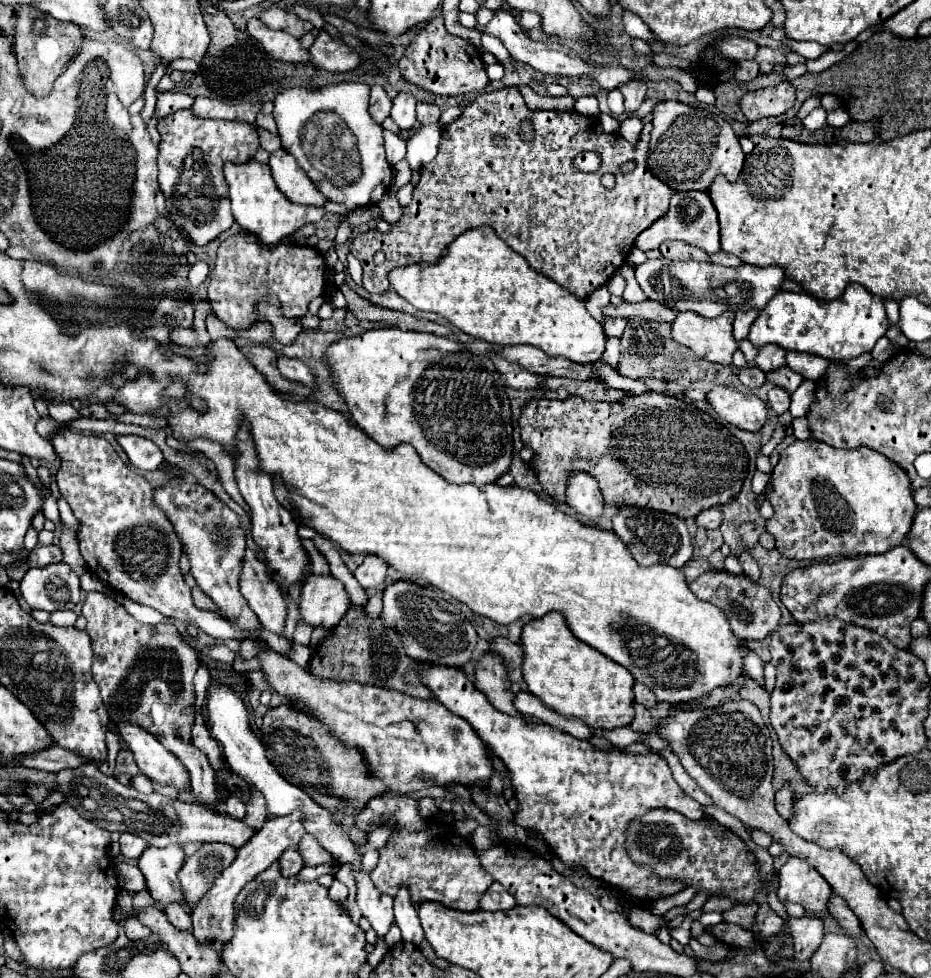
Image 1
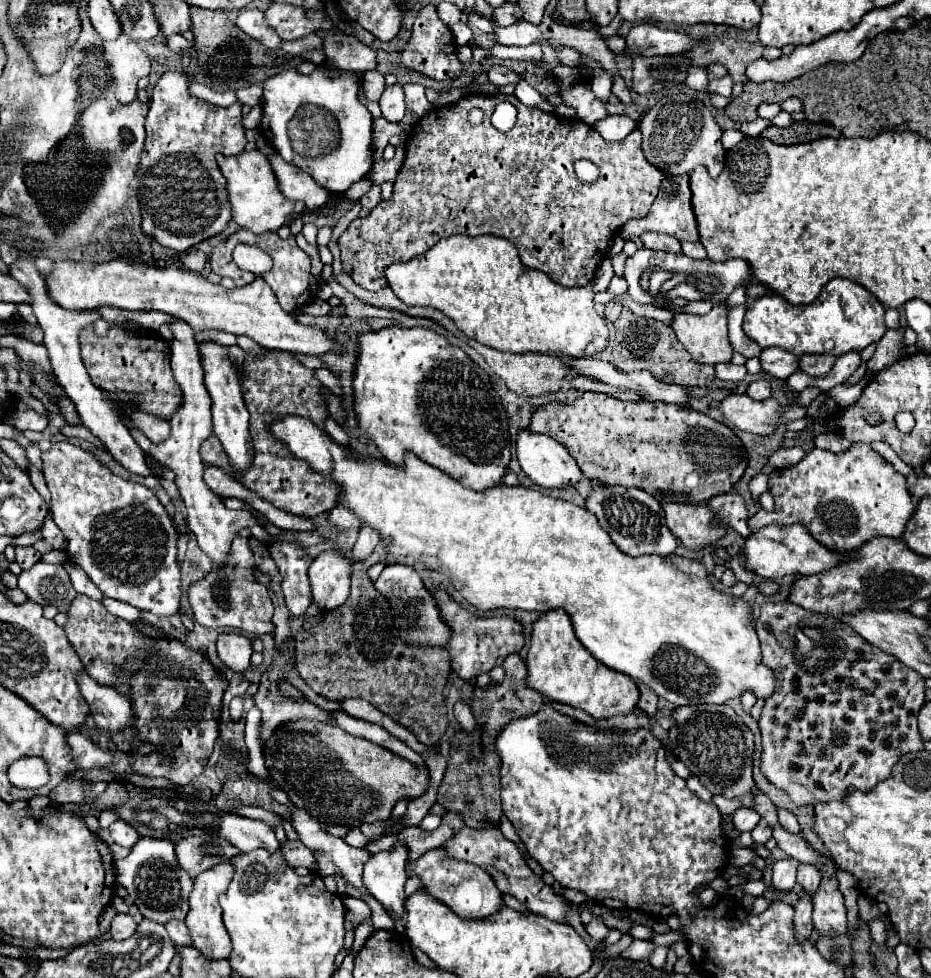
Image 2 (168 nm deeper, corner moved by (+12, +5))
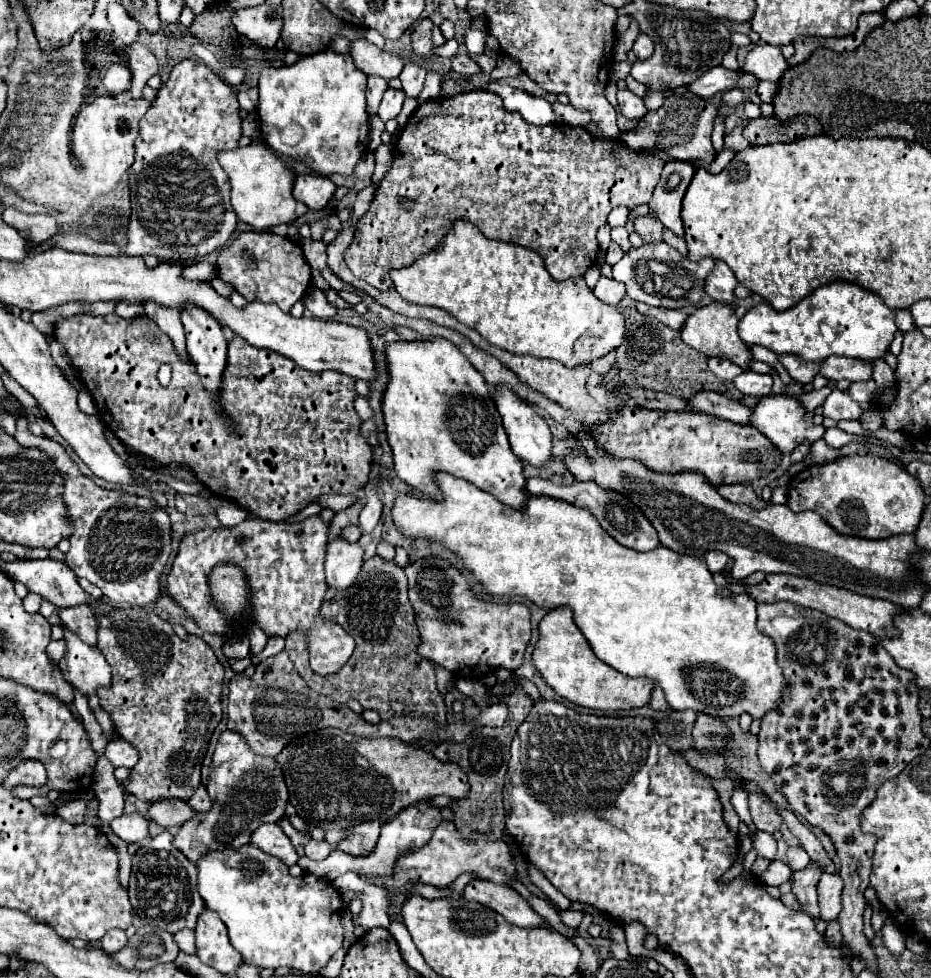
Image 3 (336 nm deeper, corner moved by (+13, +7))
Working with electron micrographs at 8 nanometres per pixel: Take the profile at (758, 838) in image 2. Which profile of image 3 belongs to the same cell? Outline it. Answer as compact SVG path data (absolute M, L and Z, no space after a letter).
M752 793L748 797L748 803L750 803L750 813L752 813L752 823L758 829L762 829L766 833L774 833L774 831L780 829L782 817L774 811L774 807L766 799Z

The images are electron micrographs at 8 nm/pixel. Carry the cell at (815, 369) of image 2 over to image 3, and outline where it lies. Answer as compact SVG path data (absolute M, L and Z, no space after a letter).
M832 355L820 363L820 375L830 381L840 381L840 379L866 381L866 379L872 379L872 365L852 357Z

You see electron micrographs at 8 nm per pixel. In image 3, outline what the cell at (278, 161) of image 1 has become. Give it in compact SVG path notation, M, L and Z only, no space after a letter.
M296 175L294 177L294 189L292 189L294 197L302 203L308 205L308 209L322 209L330 197L336 193L336 185L326 179L326 177L318 177L318 175Z

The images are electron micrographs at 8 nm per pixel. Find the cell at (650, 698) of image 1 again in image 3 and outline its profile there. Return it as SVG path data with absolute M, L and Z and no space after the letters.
M654 685L654 689L652 689L652 697L650 697L648 707L652 707L654 711L666 711L668 709L666 699L664 699L664 693L662 693L662 689L658 685Z

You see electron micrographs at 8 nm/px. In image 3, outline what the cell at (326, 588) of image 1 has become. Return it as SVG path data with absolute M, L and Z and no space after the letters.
M334 539L332 543L328 543L324 559L324 575L328 589L348 589L362 567L362 555L364 553L358 543L346 543L342 539Z

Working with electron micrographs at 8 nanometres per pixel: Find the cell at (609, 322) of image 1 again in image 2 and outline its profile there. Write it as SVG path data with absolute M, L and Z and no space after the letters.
M611 299L611 301L605 305L605 319L607 319L609 323L613 323L613 321L619 317L621 309L623 309L623 305L621 305L617 299Z

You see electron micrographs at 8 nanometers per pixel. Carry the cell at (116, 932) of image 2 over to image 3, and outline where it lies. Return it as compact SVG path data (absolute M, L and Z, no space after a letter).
M110 929L102 937L102 949L106 953L114 953L114 951L122 949L124 945L126 945L126 933L124 933L124 929Z

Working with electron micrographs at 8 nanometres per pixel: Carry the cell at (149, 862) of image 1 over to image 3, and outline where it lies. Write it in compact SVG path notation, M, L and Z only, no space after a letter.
M168 831L160 833L150 841L148 847L140 847L132 855L132 875L130 875L130 903L134 913L148 925L176 933L184 927L194 929L198 913L204 909L204 901L198 893L198 869L178 849L172 845L172 835Z

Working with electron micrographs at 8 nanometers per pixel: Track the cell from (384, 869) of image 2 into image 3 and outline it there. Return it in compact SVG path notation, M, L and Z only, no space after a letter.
M420 801L418 805L410 805L406 807L394 821L386 823L382 827L382 833L380 833L380 839L378 839L378 845L374 847L374 851L366 857L350 857L348 853L336 853L332 851L326 859L322 861L310 861L305 856L300 857L298 865L304 869L304 871L310 871L318 877L328 877L330 881L336 879L338 875L344 875L346 871L354 871L356 875L360 875L362 879L366 881L376 881L376 879L388 879L392 873L394 873L394 865L396 865L396 853L406 853L410 851L412 847L423 847L430 841L432 837L432 831L436 825L442 823L442 815L440 815L440 809L432 807L428 801Z

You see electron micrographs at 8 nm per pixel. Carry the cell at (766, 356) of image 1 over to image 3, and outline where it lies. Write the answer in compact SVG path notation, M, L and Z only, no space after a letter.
M778 355L778 361L784 365L784 369L788 371L788 375L792 379L796 379L802 385L812 383L812 379L818 373L818 363L806 363L800 357L790 357L790 355Z

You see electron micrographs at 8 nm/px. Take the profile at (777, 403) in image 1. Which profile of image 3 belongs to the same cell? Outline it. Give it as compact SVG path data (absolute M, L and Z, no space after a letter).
M744 371L742 375L734 377L734 387L742 391L744 395L752 397L764 397L770 395L772 391L772 375L770 373L754 373L754 371Z

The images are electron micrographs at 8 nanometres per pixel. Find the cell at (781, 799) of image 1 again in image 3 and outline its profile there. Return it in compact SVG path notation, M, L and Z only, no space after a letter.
M822 873L818 881L818 905L820 905L820 919L834 921L842 911L842 879L840 875Z

